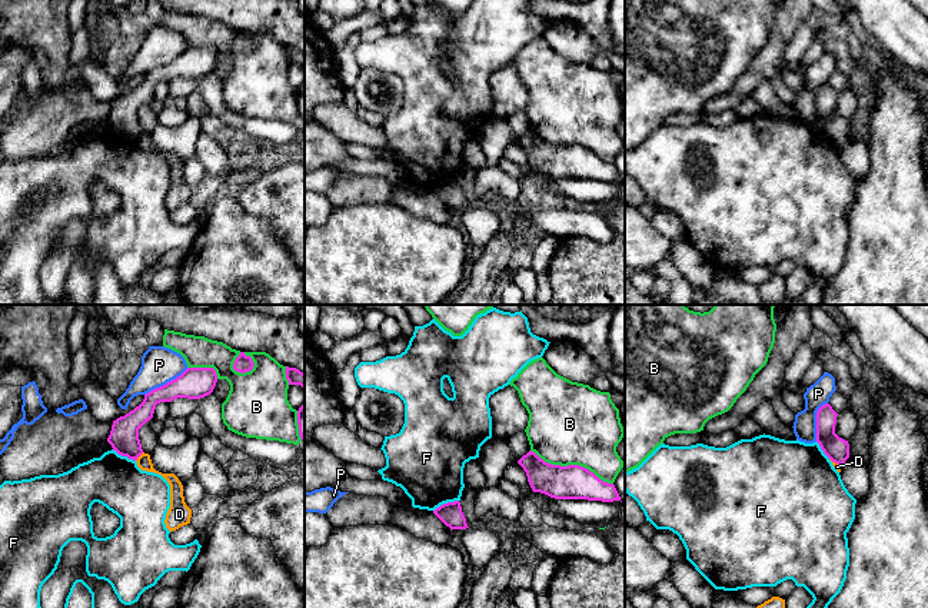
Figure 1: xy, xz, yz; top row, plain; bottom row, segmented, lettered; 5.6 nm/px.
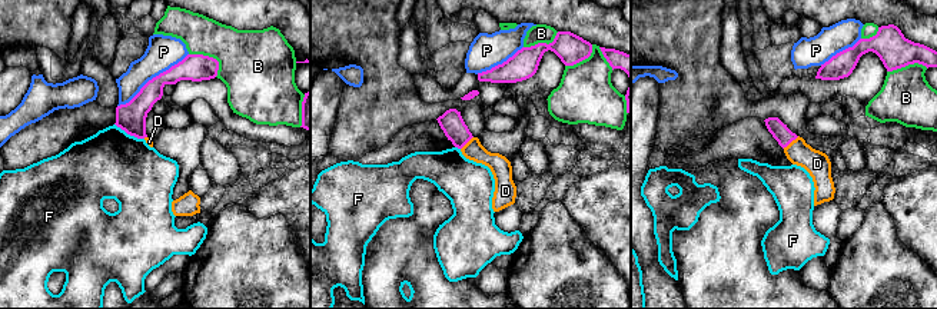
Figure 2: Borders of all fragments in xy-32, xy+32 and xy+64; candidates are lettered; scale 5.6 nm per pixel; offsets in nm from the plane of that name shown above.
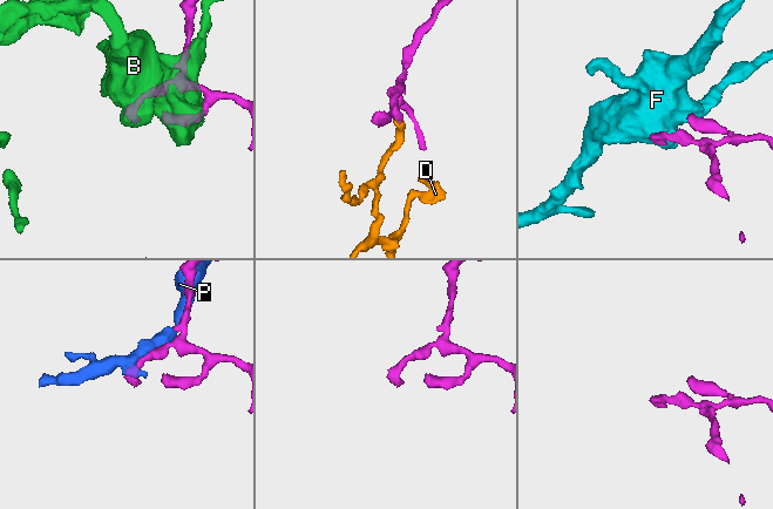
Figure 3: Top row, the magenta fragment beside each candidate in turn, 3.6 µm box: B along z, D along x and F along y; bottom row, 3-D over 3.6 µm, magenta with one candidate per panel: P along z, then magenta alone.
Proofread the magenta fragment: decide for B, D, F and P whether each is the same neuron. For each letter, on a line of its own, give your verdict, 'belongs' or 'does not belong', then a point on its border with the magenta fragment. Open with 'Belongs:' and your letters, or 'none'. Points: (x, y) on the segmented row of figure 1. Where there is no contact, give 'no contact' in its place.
Belongs: D
B: does not belong | xz (572, 465)
D: belongs | xy (139, 455)
F: does not belong | xz (445, 504)
P: does not belong | xy (168, 382)

